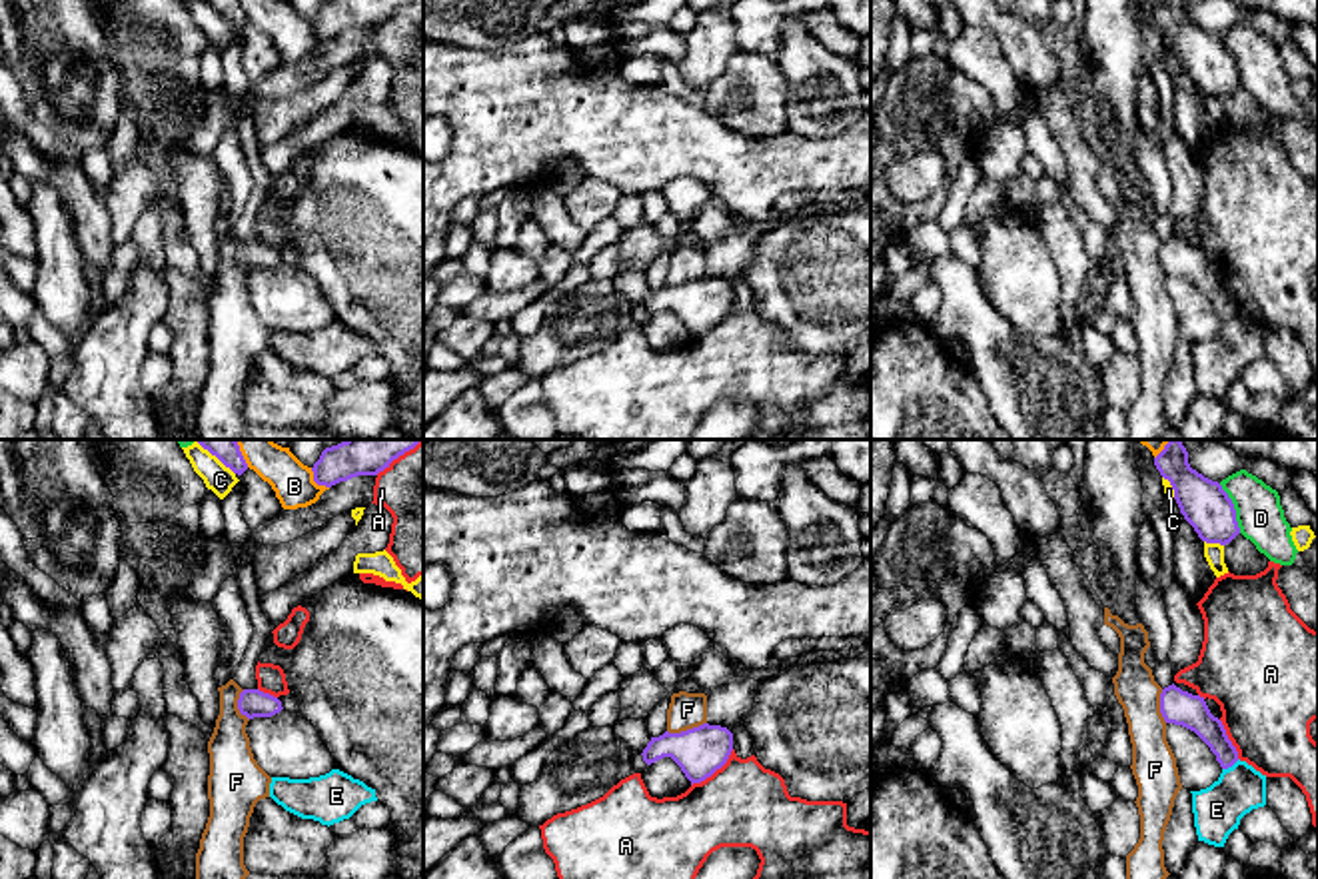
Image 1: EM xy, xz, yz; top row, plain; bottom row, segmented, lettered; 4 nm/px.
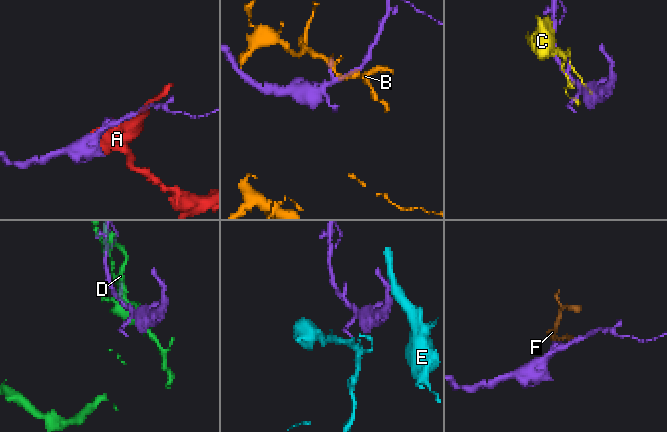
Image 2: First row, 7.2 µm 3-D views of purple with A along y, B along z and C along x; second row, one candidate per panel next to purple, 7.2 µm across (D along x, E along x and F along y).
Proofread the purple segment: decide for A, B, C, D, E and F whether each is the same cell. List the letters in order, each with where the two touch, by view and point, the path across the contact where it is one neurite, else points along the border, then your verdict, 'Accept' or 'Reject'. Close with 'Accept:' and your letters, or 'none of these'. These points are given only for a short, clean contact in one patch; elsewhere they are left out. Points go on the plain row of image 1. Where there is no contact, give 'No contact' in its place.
A: Touches purple at xz (713, 324). Reject
B: Touches purple at xy (316, 34). Reject
C: Touches purple at yz (1215, 94). Reject
D: Touches purple at yz (1233, 60). Reject
E: Touches purple at yz (1231, 318). Boundary: yz (1239, 312), (1223, 322). Reject
F: Touches purple at xz (687, 282). Boundary: xz (705, 274), (679, 284), (667, 284). Reject
Accept: none of these

